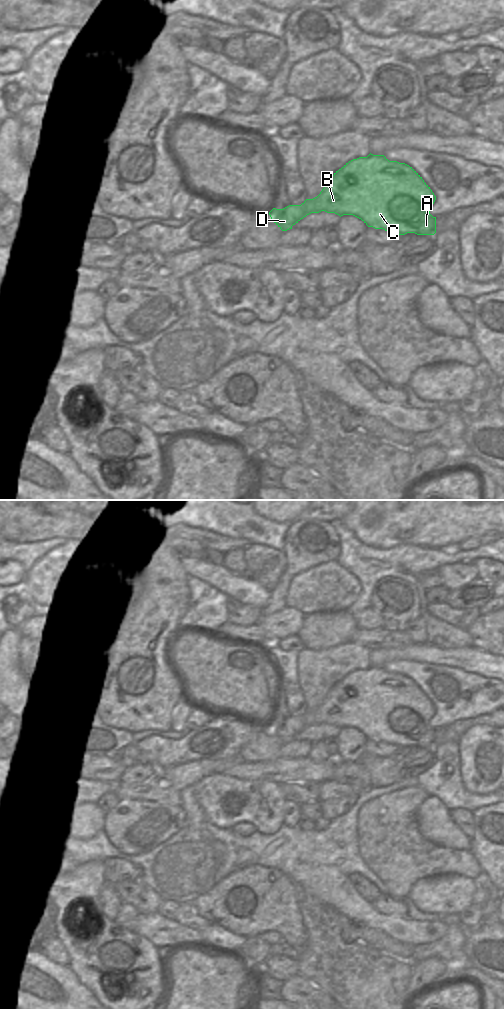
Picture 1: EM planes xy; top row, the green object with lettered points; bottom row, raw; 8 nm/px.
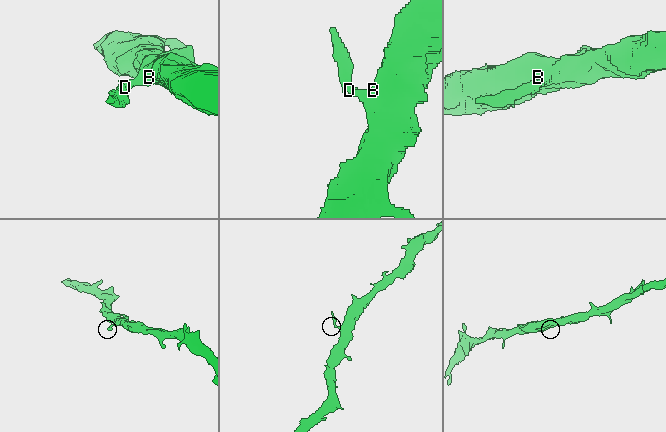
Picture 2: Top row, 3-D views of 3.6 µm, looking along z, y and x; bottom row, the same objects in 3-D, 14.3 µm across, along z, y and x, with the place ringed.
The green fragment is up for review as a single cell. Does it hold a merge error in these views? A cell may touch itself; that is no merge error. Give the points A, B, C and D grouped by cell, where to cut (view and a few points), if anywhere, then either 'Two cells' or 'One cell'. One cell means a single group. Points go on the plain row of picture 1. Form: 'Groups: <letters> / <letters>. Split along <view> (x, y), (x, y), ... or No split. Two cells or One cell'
Groups: A B C D. No split. One cell.

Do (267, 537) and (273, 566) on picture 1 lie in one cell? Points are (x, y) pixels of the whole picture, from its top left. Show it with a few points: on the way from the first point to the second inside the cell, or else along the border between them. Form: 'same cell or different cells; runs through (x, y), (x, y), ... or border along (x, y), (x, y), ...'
different cells; border along (250, 544), (264, 544), (283, 551)

